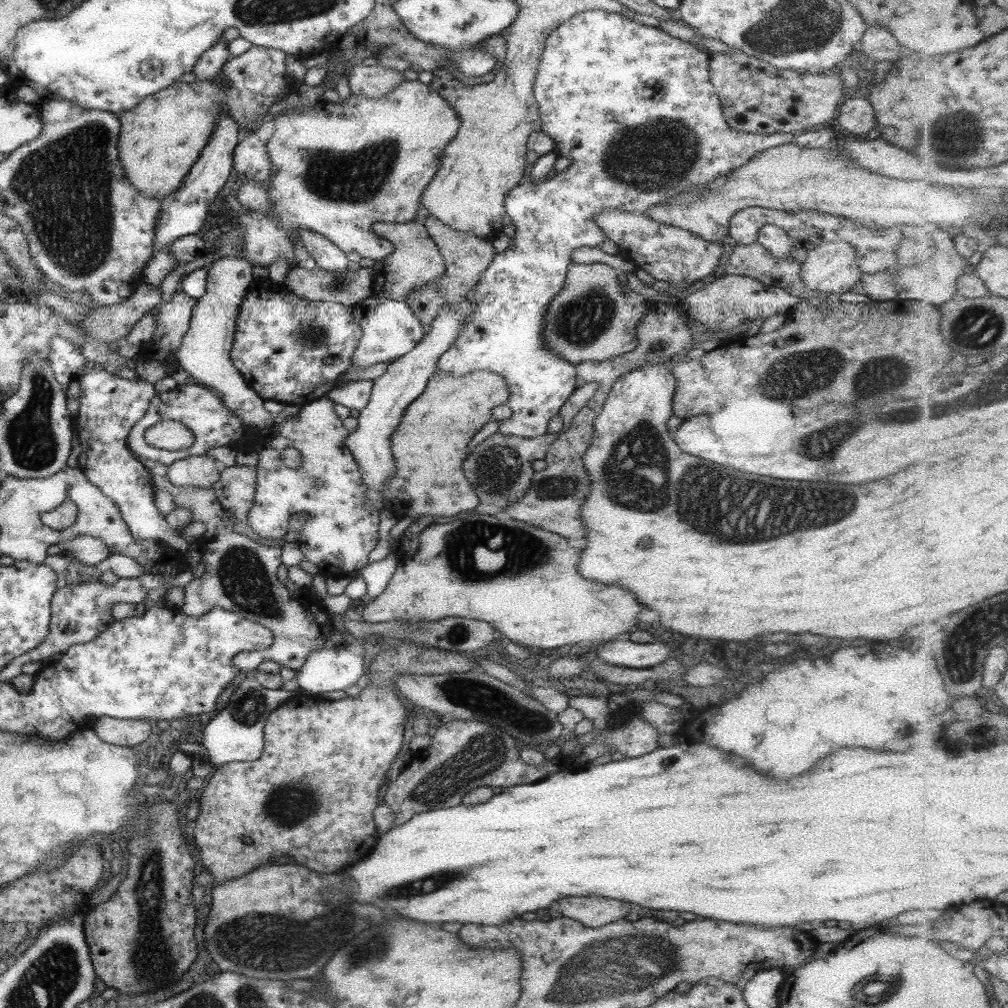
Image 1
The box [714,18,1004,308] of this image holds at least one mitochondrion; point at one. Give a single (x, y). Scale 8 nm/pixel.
(951, 140)

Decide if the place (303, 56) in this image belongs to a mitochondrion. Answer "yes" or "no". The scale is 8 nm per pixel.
no

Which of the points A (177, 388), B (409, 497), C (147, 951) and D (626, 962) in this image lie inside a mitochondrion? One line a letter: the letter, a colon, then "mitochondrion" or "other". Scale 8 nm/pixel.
A: other
B: other
C: mitochondrion
D: mitochondrion

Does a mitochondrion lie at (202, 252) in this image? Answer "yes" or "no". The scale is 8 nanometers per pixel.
no

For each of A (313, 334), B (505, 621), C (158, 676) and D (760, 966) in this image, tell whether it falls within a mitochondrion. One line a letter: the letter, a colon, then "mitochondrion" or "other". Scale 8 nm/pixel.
A: mitochondrion
B: other
C: other
D: other

